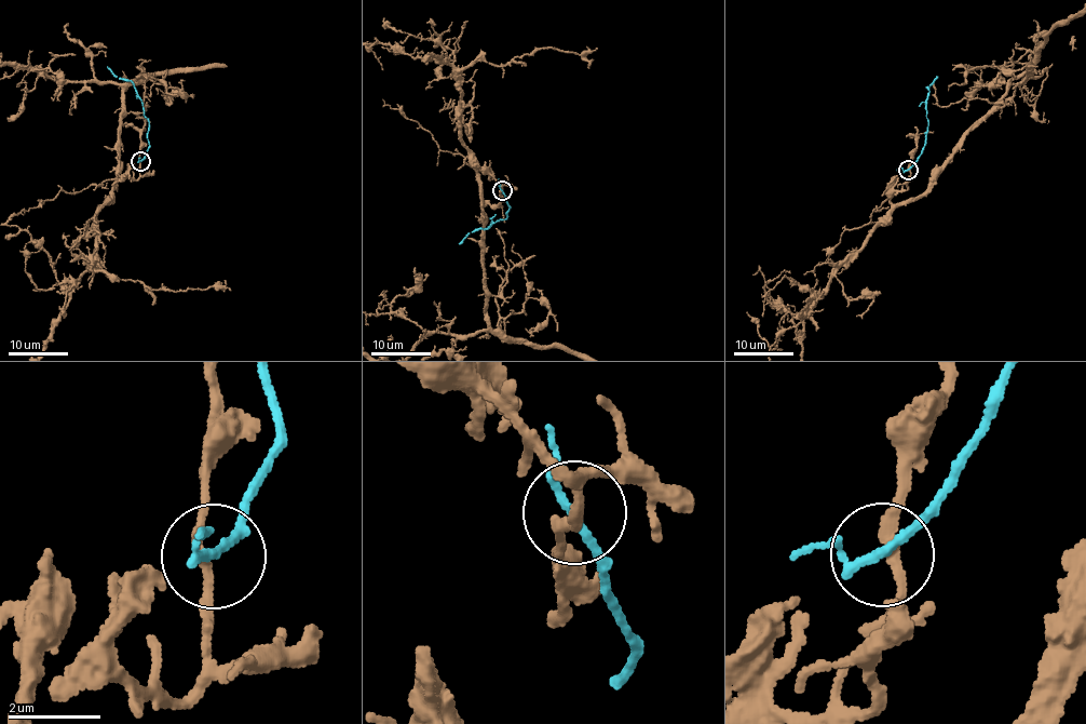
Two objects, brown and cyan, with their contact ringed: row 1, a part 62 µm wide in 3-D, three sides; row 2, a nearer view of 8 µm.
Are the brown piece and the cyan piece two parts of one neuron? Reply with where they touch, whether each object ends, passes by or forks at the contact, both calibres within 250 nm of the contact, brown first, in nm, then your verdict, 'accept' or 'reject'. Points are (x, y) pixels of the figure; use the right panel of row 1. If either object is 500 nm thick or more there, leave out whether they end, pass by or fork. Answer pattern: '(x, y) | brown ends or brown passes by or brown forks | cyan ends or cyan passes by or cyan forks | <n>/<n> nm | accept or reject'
(908, 170) | brown passes by | cyan passes by | 220/180 nm | reject

